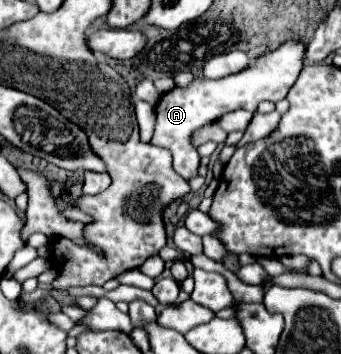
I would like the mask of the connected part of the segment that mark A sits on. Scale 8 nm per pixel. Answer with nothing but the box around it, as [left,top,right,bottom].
[152,40,306,180]

